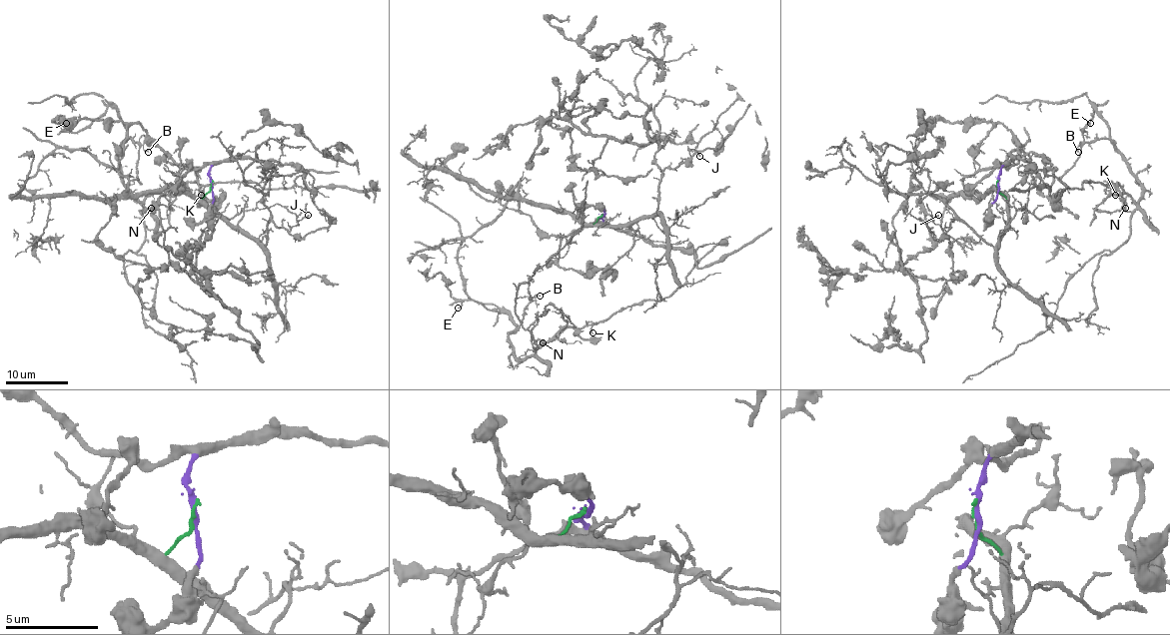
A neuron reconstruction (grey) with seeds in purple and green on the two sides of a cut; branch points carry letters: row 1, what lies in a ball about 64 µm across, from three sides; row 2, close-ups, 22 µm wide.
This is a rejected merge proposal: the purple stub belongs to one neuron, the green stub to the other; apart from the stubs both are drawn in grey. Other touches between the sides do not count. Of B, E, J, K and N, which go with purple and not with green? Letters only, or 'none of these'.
B, E, K, N

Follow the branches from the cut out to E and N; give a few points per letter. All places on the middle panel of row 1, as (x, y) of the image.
E: (602, 216), (684, 247), (697, 265), (668, 296), (566, 327), (519, 358), (512, 317), (467, 301), (458, 309)
N: (602, 216), (657, 246), (684, 247), (697, 265), (668, 296), (566, 327), (536, 353), (533, 344), (544, 342)

